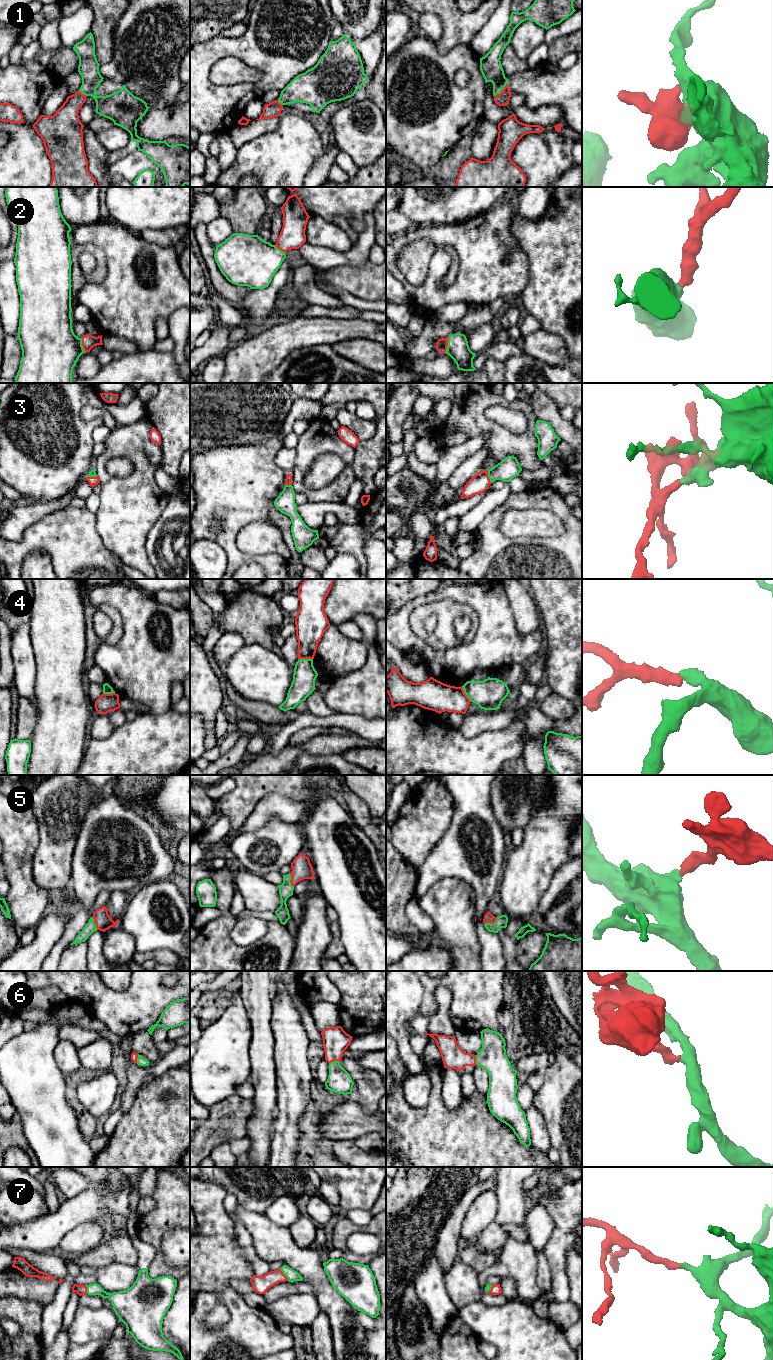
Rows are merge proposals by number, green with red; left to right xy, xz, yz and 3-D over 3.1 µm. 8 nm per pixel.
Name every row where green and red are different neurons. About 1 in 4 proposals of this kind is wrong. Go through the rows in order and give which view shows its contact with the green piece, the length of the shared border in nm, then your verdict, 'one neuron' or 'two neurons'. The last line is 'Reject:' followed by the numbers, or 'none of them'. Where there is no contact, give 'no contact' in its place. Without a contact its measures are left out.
1: contact in yz; length 150 nm; one neuron
2: contact in yz; length 130 nm; one neuron
3: contact in yz; length 110 nm; one neuron
4: contact in yz; length 150 nm; two neurons
5: contact in yz; length 130 nm; one neuron
6: contact in xz; length 90 nm; one neuron
7: contact in xz; length 120 nm; one neuron
Reject: 4

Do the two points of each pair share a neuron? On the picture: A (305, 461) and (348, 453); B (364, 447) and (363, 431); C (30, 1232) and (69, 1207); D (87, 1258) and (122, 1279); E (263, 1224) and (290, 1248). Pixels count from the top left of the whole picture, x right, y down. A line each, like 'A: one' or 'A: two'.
A: one
B: two
C: one
D: two
E: one

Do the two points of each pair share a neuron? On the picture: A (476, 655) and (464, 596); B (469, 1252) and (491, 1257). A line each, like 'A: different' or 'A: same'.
A: same
B: same

